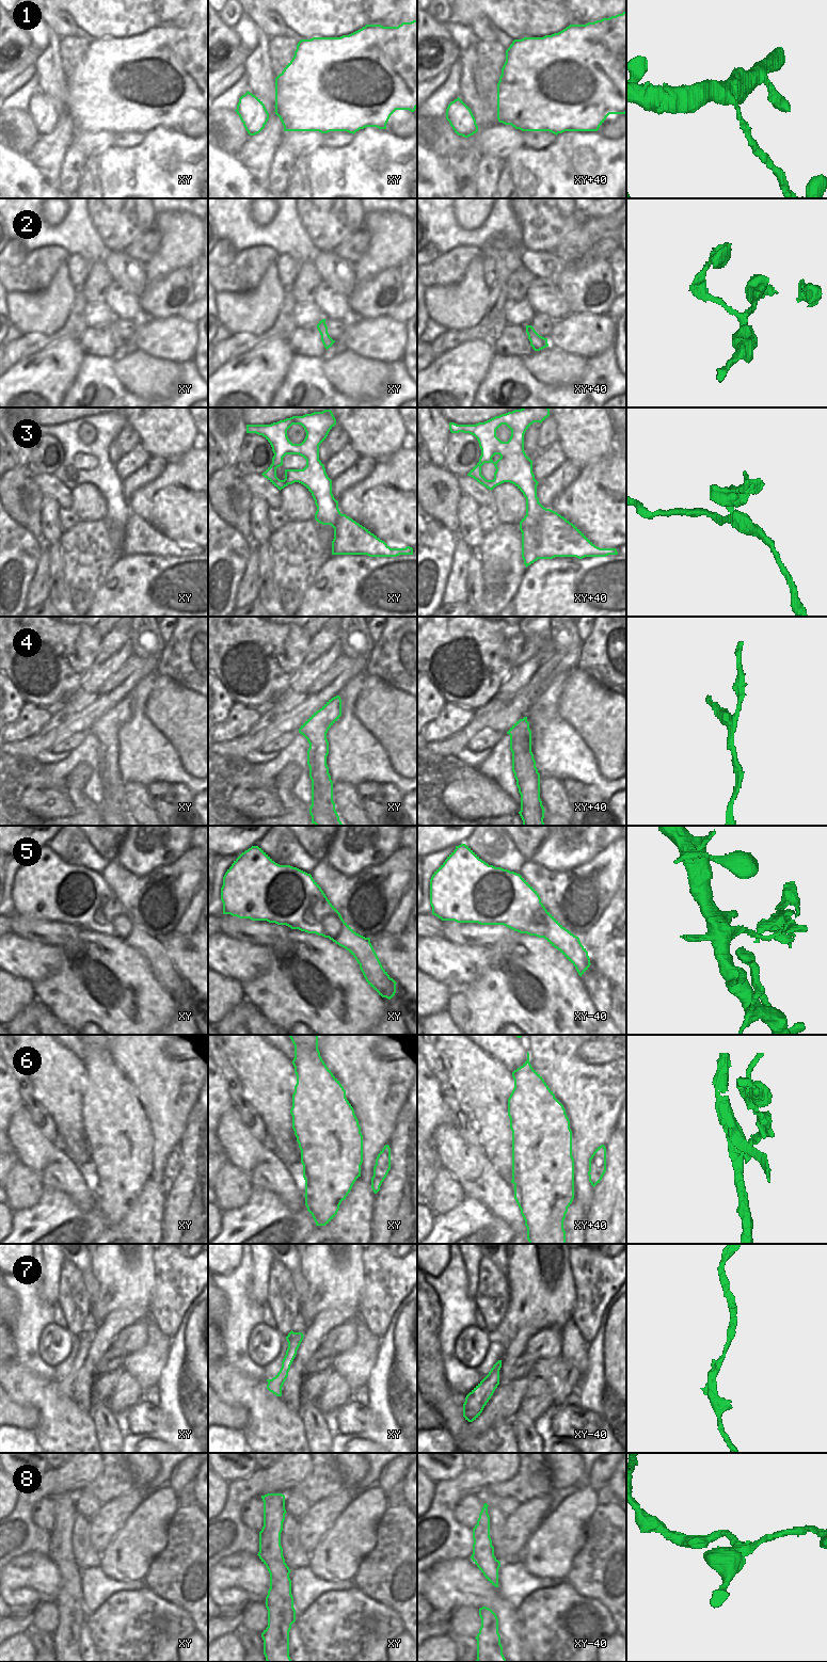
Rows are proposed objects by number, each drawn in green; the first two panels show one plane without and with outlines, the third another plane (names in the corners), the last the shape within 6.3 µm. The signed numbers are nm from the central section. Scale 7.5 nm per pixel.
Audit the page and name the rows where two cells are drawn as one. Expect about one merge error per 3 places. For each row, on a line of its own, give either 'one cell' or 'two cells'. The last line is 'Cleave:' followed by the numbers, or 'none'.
1: two cells
2: one cell
3: two cells
4: two cells
5: two cells
6: two cells
7: one cell
8: one cell
Cleave: 1, 3, 4, 5, 6

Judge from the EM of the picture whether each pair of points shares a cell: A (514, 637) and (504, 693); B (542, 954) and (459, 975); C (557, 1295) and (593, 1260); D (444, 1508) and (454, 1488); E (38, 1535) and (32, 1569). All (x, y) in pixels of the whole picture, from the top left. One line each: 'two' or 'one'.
A: two
B: two
C: two
D: one
E: two

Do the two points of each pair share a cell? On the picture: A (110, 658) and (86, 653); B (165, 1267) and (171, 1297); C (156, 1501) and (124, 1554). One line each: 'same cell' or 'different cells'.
A: different cells
B: same cell
C: same cell

